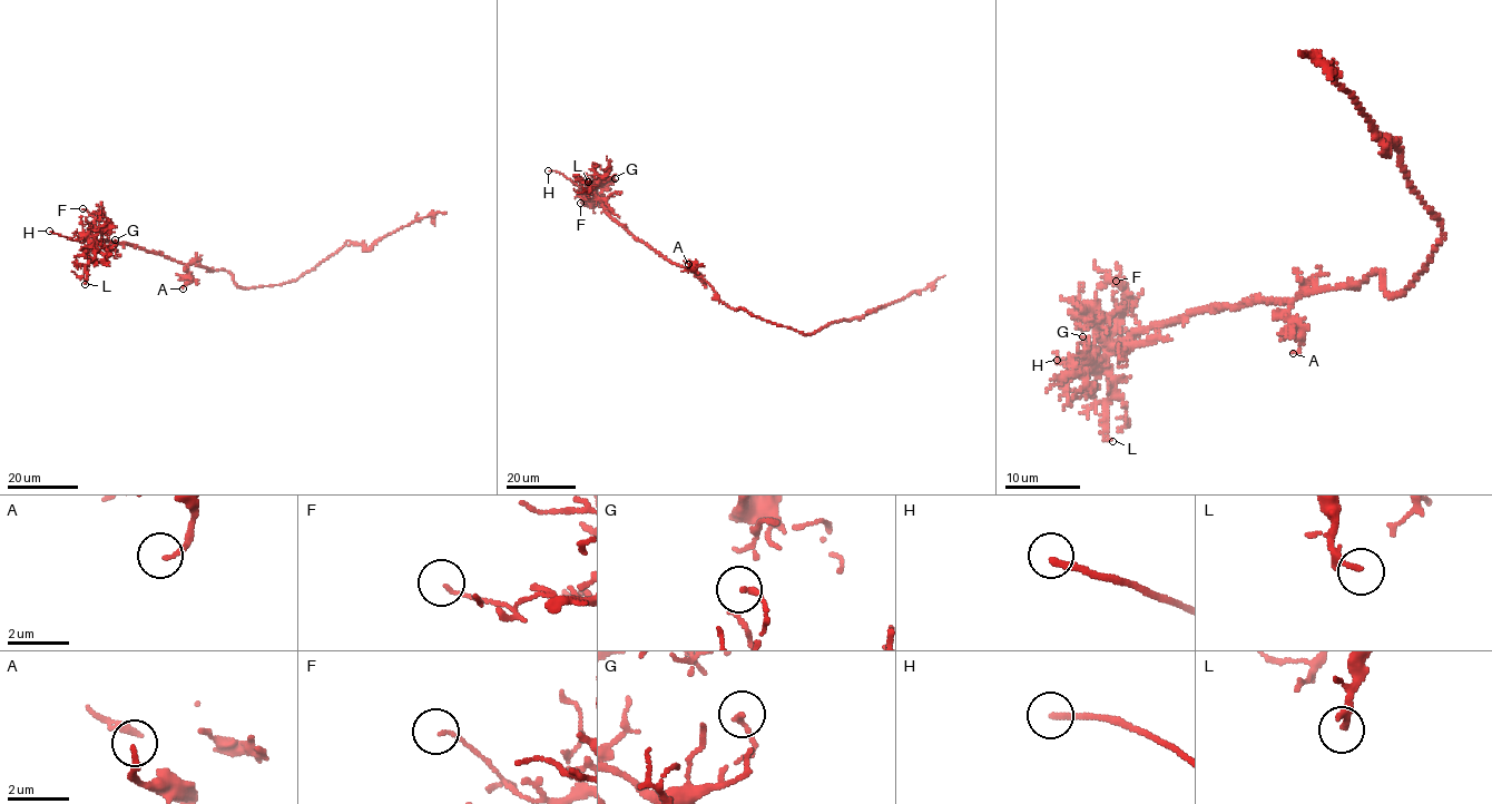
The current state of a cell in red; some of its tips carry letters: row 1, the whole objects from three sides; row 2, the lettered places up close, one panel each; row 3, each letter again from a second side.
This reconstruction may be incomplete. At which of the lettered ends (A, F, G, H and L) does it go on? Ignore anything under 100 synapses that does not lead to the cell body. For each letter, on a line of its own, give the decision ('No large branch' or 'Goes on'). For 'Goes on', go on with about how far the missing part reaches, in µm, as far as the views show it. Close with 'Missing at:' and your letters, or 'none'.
A: No large branch
F: No large branch
G: No large branch
H: Goes on. Missing length about 60 µm
L: No large branch
Missing at: H

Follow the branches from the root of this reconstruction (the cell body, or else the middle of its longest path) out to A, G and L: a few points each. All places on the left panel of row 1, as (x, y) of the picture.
A: (235, 283), (227, 271), (190, 264), (187, 266), (188, 281), (183, 288)
G: (235, 283), (224, 270), (178, 263), (124, 243), (101, 238), (89, 245), (110, 248), (115, 239)
L: (235, 283), (224, 270), (178, 263), (159, 254), (101, 238), (89, 245), (85, 284)

